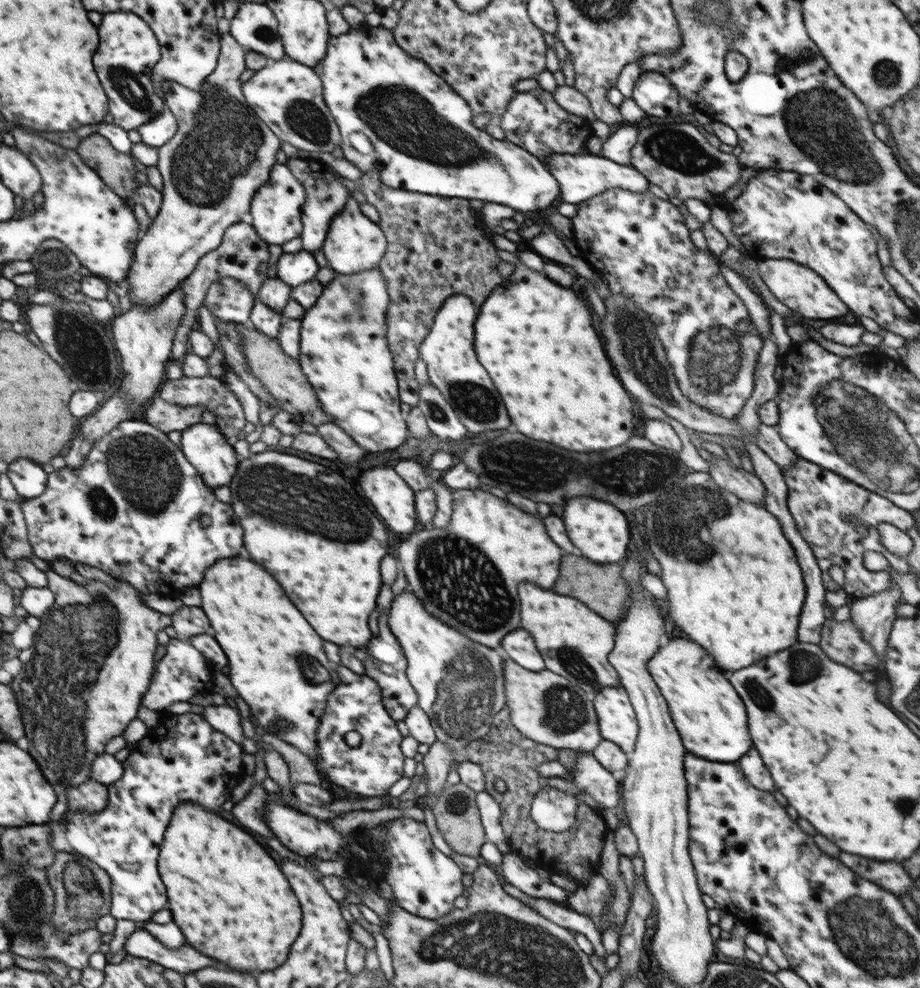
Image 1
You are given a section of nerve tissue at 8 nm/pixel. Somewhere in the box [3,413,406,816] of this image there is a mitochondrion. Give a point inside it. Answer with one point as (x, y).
(55, 688)

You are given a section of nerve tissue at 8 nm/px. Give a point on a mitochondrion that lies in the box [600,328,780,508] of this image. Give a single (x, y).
(642, 473)

